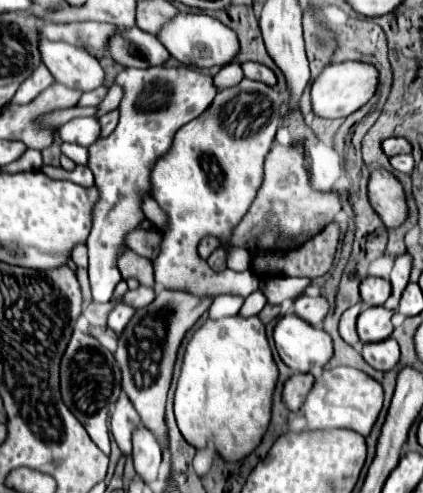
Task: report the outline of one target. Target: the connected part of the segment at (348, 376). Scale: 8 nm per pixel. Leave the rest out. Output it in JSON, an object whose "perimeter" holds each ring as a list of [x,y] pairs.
{"perimeter":[[[336,367],[322,371],[316,377],[316,385],[312,387],[312,393],[308,395],[302,413],[306,415],[308,429],[352,429],[364,437],[372,431],[372,425],[378,419],[378,413],[382,409],[384,401],[384,389],[380,381],[372,379],[370,375],[362,373],[354,367]]]}

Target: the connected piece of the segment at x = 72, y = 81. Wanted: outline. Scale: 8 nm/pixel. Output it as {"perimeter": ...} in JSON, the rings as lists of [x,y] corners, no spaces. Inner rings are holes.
{"perimeter":[[[42,39],[40,53],[44,65],[54,75],[54,79],[70,89],[80,89],[82,93],[88,93],[98,89],[104,81],[104,71],[100,63],[74,45]]]}

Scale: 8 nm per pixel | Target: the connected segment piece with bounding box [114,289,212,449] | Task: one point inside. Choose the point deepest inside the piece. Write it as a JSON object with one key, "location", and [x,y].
{"location":[147,350]}

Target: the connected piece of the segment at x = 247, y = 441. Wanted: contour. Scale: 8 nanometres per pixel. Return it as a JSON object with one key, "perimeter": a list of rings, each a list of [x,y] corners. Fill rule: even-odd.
{"perimeter":[[[258,317],[208,319],[188,341],[176,387],[174,413],[180,433],[196,449],[214,445],[224,461],[248,457],[270,425],[276,381],[278,367]]]}

